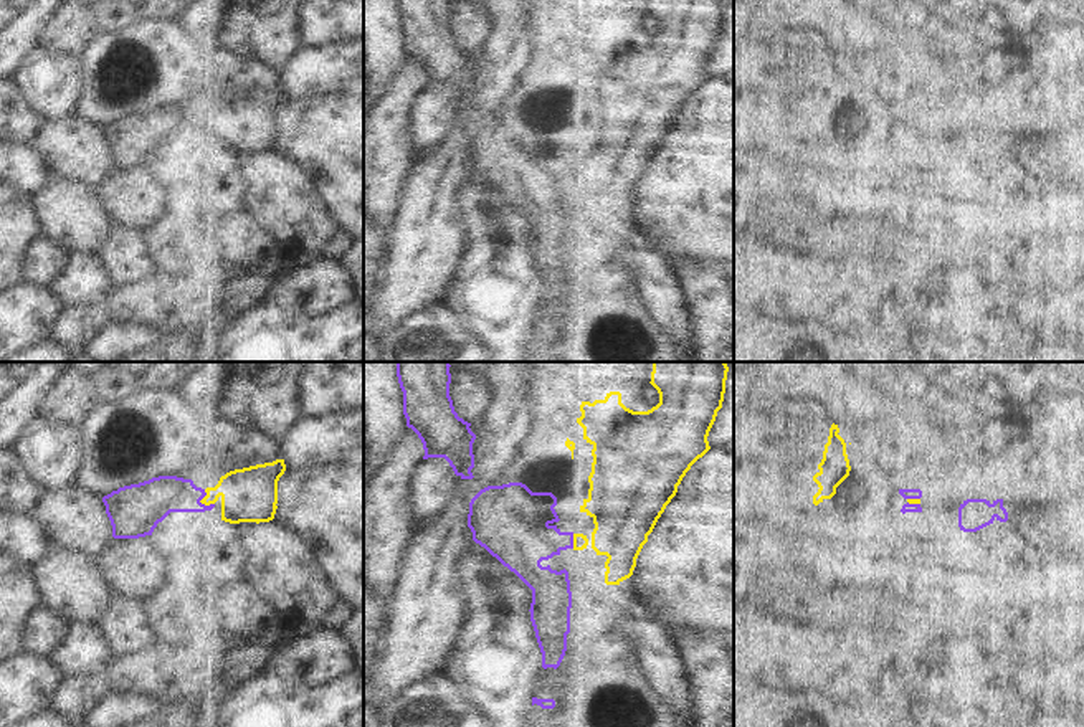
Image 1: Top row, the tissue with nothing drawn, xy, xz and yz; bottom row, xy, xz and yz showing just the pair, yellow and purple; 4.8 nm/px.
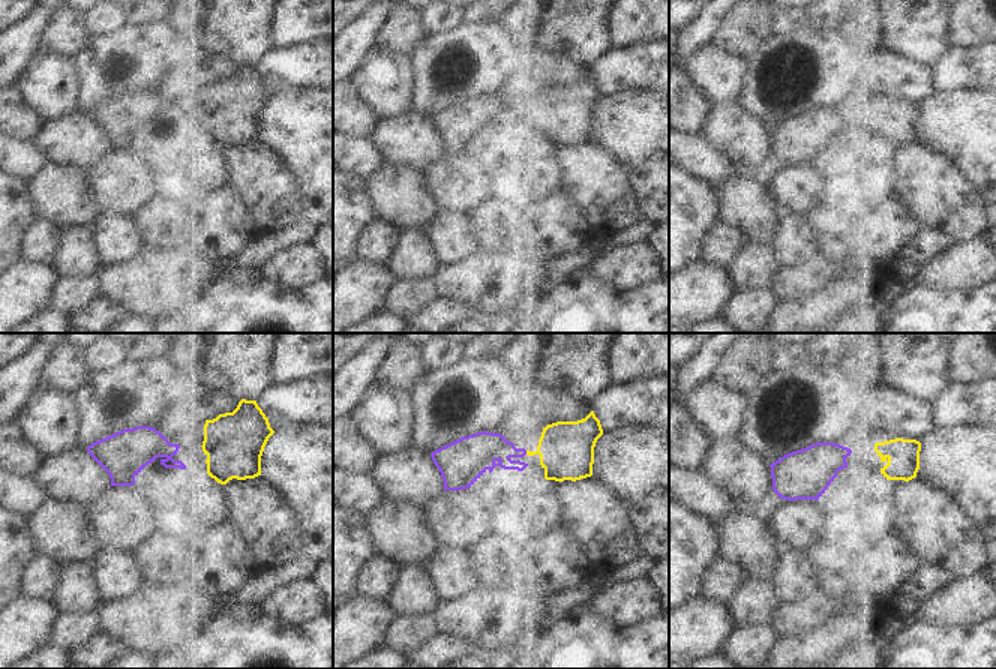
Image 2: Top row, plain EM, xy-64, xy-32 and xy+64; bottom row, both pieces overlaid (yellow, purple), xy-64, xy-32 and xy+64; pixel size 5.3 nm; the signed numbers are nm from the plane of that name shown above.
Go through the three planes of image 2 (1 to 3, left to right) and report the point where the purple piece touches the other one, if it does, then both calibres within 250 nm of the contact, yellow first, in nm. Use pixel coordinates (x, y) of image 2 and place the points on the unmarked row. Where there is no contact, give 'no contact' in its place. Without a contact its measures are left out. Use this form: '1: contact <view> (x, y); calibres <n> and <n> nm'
1: no contact
2: contact xy-32 (527, 116); calibres 300 and 200 nm
3: no contact

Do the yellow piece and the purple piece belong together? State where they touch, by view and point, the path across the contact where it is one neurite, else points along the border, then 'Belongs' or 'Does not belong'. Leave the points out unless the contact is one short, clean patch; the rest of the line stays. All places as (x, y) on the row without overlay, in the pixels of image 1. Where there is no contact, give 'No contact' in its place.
Touches yellow at xy (202, 133). Boundary: xy (204, 119), (205, 126), (200, 131), (213, 134). Does not belong

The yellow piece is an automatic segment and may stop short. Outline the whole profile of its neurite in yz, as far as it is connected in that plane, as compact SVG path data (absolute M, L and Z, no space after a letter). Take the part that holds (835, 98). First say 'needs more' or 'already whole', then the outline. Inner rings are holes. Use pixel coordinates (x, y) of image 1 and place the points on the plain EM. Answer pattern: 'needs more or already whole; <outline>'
already whole; M831 55L828 73L825 74L823 89L818 94L818 102L813 111L818 114L818 122L813 126L813 134L818 135L825 129L836 124L836 117L849 106L851 96L846 84L846 73L838 64L838 55Z

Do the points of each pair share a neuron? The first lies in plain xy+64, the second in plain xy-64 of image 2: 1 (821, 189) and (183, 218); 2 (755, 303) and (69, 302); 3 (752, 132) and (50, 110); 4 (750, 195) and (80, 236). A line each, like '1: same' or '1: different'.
1: different
2: same
3: different
4: different

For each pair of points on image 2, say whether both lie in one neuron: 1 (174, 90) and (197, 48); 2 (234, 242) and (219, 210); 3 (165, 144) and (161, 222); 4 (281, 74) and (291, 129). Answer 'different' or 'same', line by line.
1: different
2: same
3: different
4: different

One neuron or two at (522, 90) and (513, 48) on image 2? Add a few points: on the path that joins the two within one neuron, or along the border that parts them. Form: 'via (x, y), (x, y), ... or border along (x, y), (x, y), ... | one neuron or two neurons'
border along (543, 48), (528, 71), (507, 80), (501, 98) | two neurons

